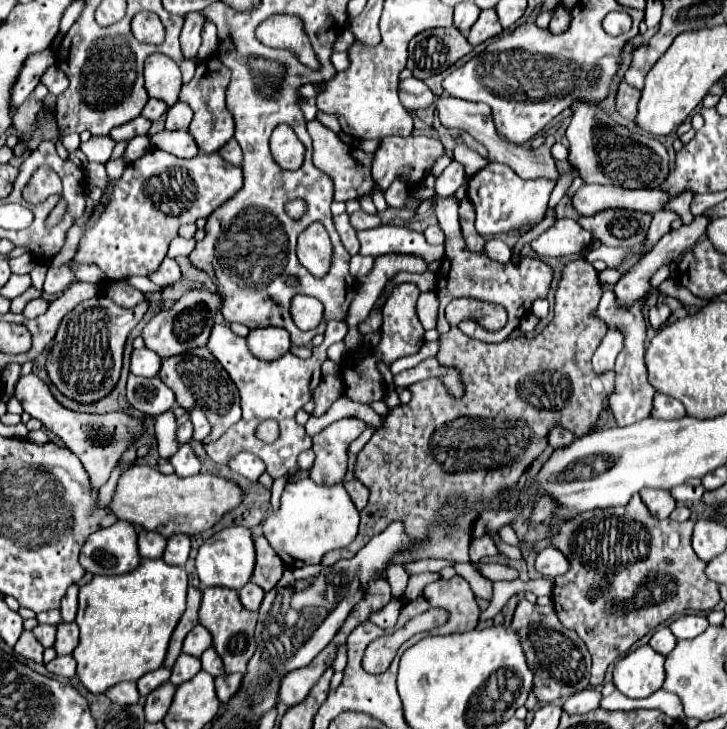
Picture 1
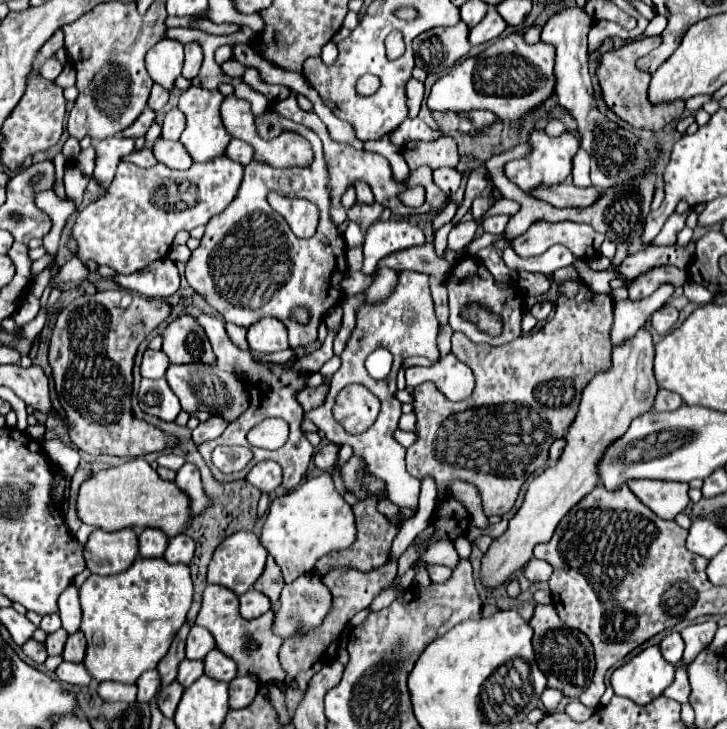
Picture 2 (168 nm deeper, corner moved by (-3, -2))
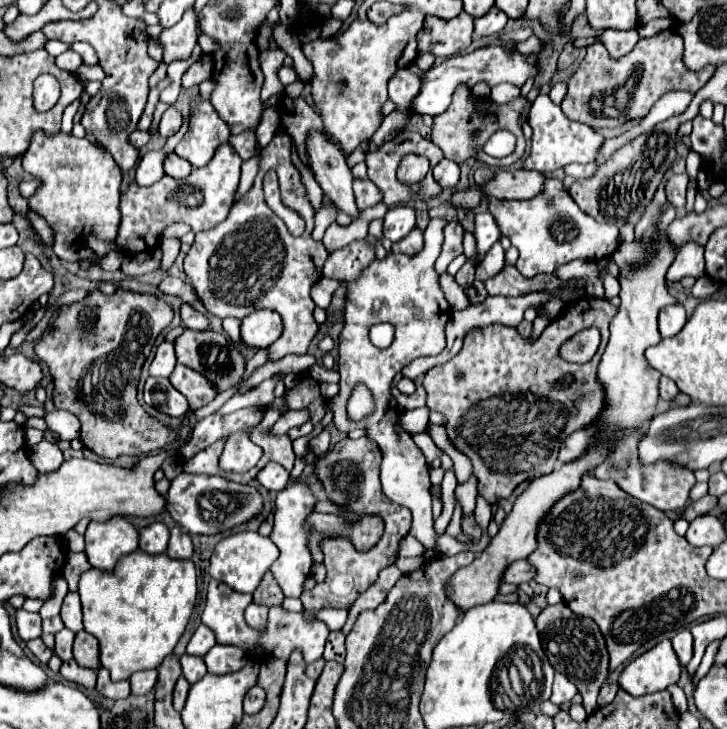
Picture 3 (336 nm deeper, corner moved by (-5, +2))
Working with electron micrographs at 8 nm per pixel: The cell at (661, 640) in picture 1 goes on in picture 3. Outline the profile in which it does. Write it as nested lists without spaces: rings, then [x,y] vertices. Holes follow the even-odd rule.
[[[682,630],[682,632],[678,632],[678,634],[672,638],[672,646],[674,646],[674,652],[676,652],[680,664],[686,666],[688,660],[692,658],[692,654],[694,654],[694,650],[692,650],[692,634],[690,634],[690,630]]]

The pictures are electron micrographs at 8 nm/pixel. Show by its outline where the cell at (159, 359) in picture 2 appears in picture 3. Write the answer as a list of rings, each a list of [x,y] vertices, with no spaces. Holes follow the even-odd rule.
[[[162,342],[156,350],[156,356],[150,364],[150,376],[162,376],[168,378],[176,366],[176,354],[172,342]]]

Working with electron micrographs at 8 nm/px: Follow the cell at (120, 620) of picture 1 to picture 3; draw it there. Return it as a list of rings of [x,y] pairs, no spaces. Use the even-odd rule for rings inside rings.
[[[132,552],[132,554],[126,554],[120,558],[120,562],[116,564],[114,570],[106,572],[106,570],[98,570],[98,568],[90,568],[86,570],[82,576],[80,576],[80,582],[78,582],[78,594],[82,598],[82,612],[84,612],[84,630],[90,632],[92,636],[98,638],[100,642],[100,662],[102,662],[102,668],[106,668],[112,676],[112,680],[128,680],[134,672],[138,670],[150,670],[150,668],[158,668],[162,664],[162,660],[172,654],[174,646],[178,644],[180,636],[184,634],[186,630],[186,624],[190,620],[190,614],[194,610],[194,604],[196,604],[196,594],[198,594],[198,588],[196,588],[196,568],[192,564],[192,560],[174,560],[170,558],[168,554],[158,554],[158,556],[148,556],[146,552]]]

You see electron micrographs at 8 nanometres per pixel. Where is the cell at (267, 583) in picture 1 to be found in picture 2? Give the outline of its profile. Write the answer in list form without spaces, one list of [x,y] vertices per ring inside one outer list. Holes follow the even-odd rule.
[[[268,556],[268,560],[266,560],[266,568],[264,568],[262,576],[256,580],[254,588],[256,588],[258,592],[266,594],[266,596],[272,600],[272,604],[276,604],[276,602],[278,602],[278,596],[280,596],[282,586],[284,586],[282,570],[280,570],[280,568],[278,568],[278,564],[274,562],[274,558],[272,558],[272,556]]]

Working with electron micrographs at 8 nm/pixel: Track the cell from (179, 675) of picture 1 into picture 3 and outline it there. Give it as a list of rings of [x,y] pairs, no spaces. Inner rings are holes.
[[[184,654],[184,656],[180,658],[180,664],[182,664],[182,674],[186,676],[186,680],[188,680],[190,684],[198,682],[198,680],[208,672],[208,670],[206,670],[204,660],[202,660],[202,658],[198,658],[198,656]]]

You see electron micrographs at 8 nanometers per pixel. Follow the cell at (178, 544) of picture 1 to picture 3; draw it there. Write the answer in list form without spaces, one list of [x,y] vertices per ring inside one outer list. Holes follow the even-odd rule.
[[[174,526],[170,530],[170,542],[166,554],[170,558],[190,558],[192,556],[192,540],[190,534],[184,532],[180,526]]]

